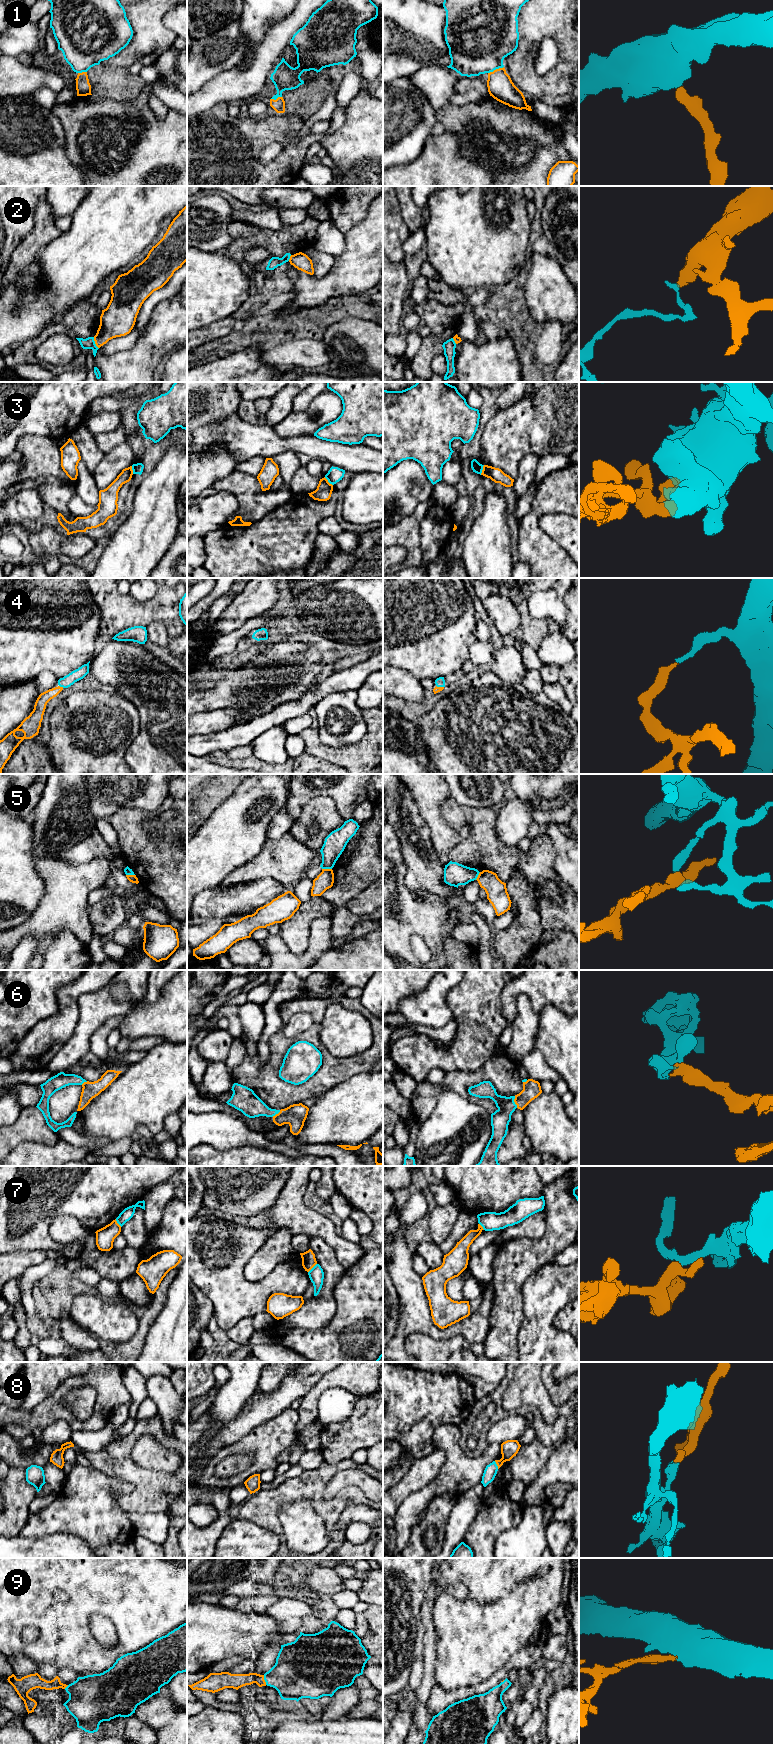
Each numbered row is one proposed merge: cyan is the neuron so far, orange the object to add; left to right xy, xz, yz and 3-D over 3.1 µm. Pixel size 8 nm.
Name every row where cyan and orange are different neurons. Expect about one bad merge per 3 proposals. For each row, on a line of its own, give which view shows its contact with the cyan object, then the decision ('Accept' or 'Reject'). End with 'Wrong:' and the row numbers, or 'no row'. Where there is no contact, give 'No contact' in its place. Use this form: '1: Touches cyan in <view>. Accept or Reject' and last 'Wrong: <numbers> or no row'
1: Touches cyan in yz. Accept
2: Touches cyan in xy. Reject
3: Touches cyan in yz. Reject
4: Touches cyan in xy. Accept
5: Touches cyan in xz. Reject
6: Touches cyan in yz. Accept
7: Touches cyan in xz. Reject
8: Touches cyan in yz. Accept
9: Touches cyan in xz. Accept
Wrong: 2, 3, 5, 7

